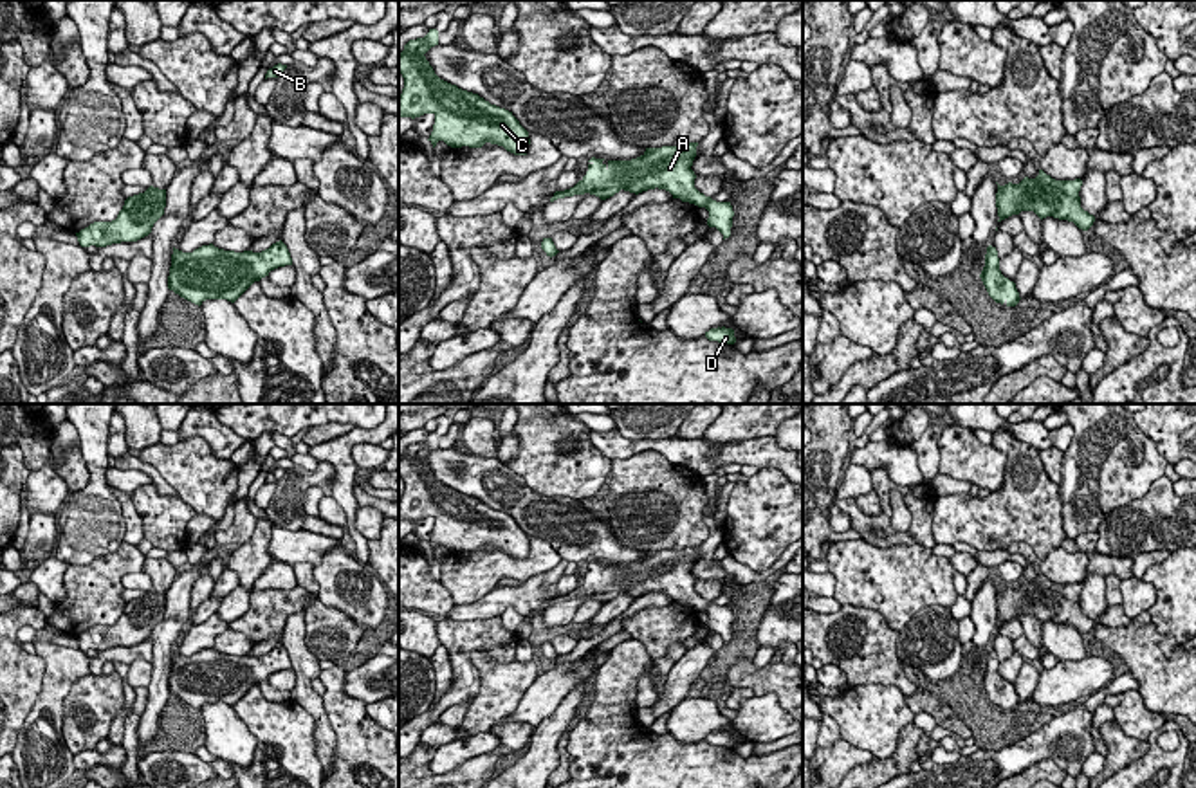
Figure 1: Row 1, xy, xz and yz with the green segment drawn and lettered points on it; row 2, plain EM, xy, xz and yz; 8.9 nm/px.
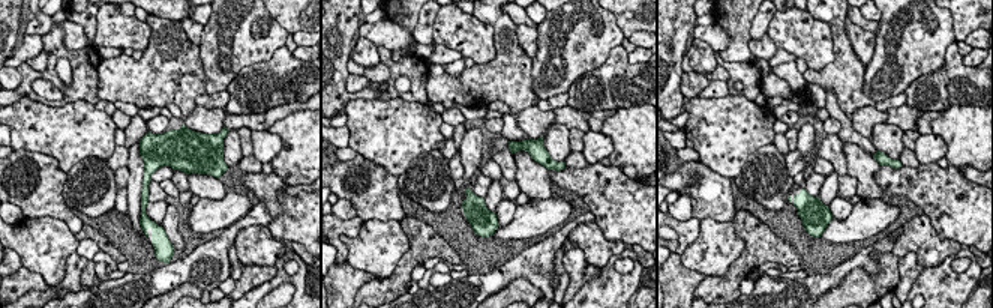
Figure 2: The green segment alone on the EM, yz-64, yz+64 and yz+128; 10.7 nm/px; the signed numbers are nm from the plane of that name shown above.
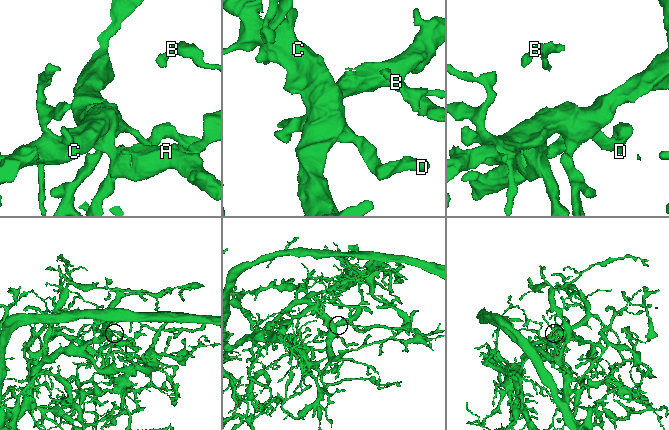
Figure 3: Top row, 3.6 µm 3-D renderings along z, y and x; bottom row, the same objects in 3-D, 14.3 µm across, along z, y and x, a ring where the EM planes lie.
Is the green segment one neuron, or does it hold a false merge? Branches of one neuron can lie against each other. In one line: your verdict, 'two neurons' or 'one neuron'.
one neuron

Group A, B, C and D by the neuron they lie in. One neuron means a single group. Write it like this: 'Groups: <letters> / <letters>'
Groups: A B C D

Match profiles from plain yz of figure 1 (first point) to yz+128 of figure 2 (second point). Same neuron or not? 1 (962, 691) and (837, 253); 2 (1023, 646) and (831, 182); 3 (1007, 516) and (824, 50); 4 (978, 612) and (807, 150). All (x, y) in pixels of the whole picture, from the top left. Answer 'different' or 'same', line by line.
1: same
2: different
3: different
4: same

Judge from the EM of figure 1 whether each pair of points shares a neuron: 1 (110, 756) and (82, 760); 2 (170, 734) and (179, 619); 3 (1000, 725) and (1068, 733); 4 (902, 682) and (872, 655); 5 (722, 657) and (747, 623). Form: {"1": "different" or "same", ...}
{"1": "same", "2": "different", "3": "different", "4": "same", "5": "same"}

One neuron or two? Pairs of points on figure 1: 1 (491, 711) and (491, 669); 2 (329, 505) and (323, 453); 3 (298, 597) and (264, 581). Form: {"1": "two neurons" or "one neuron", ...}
{"1": "one neuron", "2": "two neurons", "3": "two neurons"}

